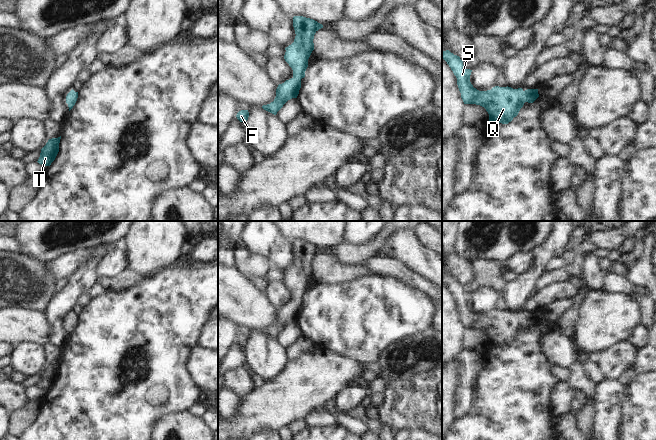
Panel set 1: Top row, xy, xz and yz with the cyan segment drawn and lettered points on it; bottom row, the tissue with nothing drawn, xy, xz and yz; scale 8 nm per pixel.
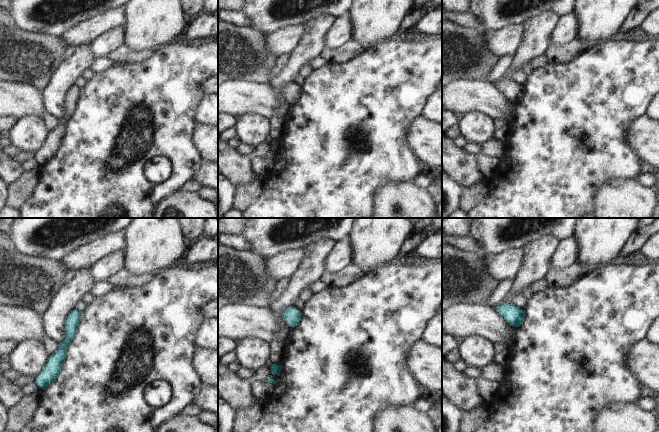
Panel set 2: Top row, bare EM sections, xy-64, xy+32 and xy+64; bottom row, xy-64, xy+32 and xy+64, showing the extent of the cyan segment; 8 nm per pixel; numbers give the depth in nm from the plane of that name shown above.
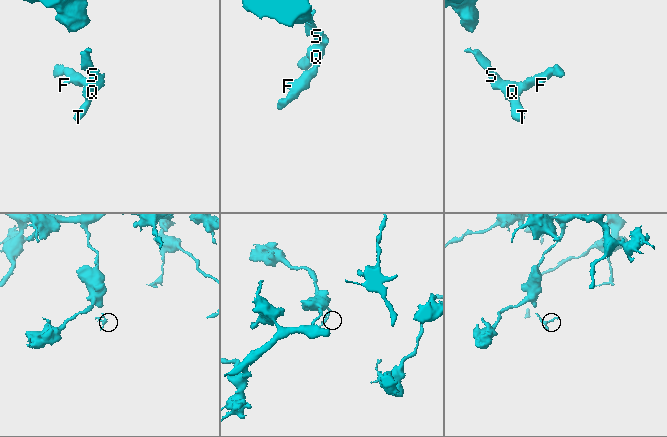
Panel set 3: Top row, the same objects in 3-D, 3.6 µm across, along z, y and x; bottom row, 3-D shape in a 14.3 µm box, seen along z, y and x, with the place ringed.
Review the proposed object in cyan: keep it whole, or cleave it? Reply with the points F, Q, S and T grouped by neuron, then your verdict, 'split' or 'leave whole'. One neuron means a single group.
F Q S T; leave whole

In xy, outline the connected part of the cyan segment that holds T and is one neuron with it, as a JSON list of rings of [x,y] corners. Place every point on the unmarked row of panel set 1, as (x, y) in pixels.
[[[61,360],[49,363],[46,369],[41,373],[38,387],[44,390],[50,390],[59,376],[59,367]]]

